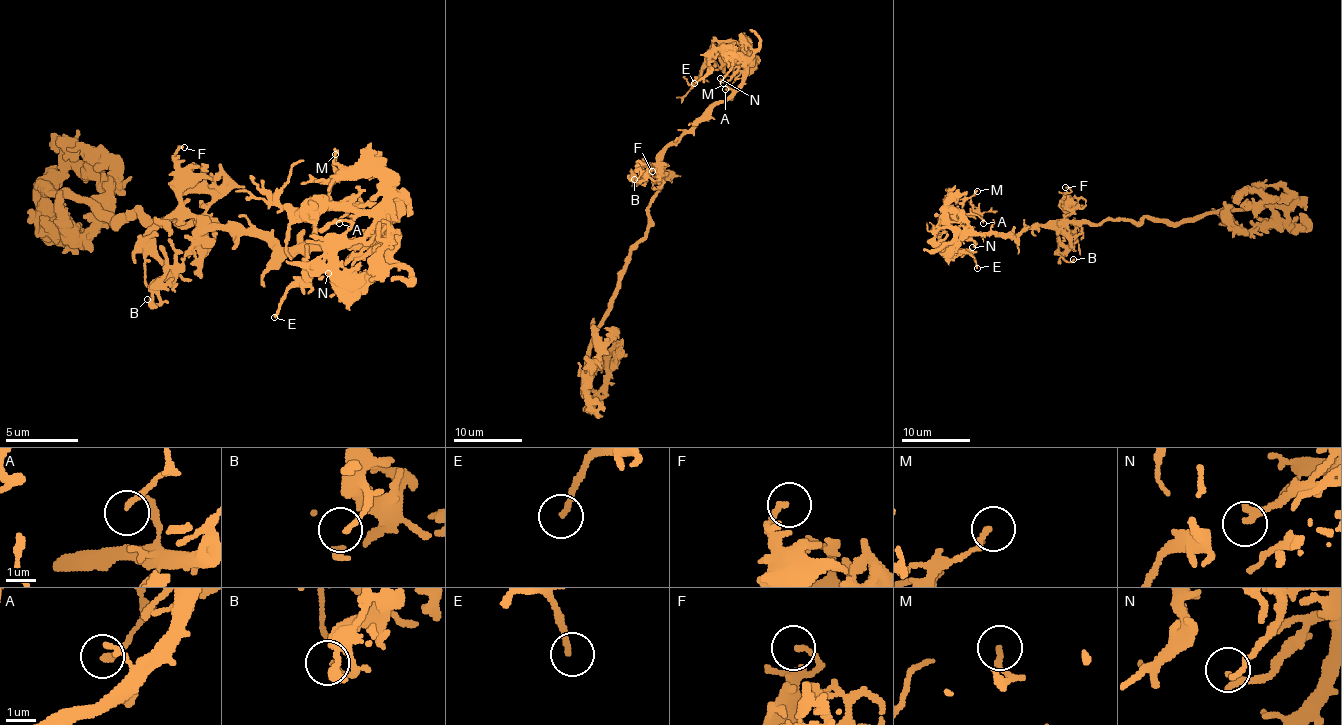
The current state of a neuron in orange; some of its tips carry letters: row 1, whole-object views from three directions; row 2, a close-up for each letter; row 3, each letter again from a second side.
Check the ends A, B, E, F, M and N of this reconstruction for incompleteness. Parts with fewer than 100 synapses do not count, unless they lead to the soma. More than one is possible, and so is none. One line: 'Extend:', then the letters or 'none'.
Extend: none

